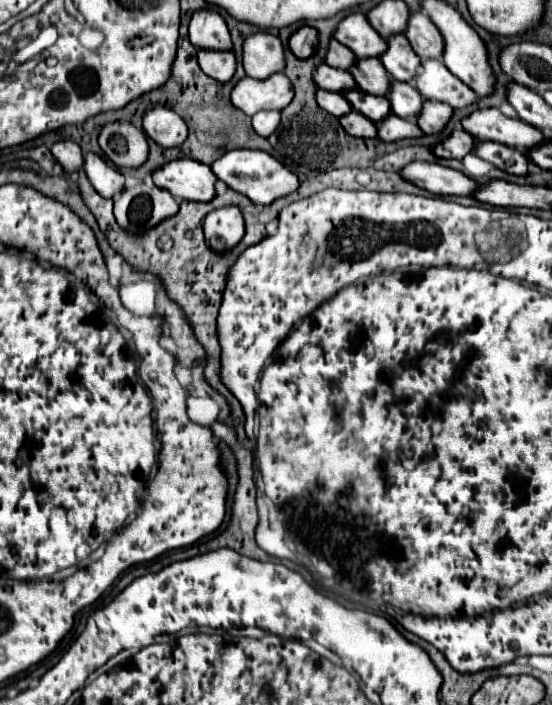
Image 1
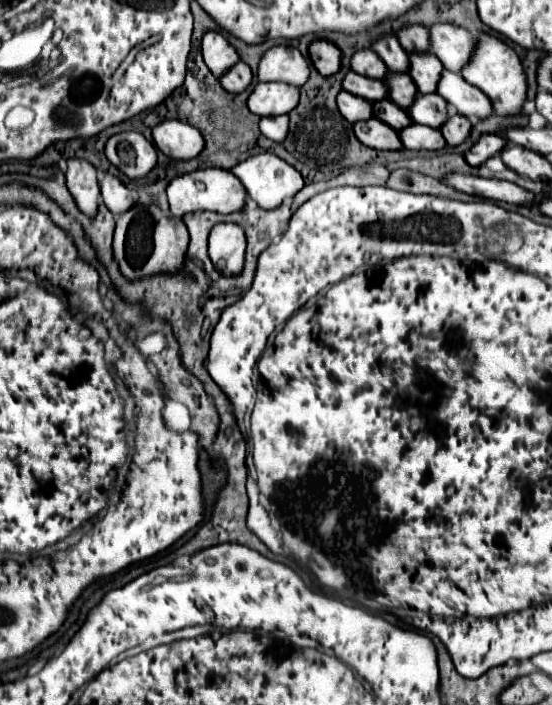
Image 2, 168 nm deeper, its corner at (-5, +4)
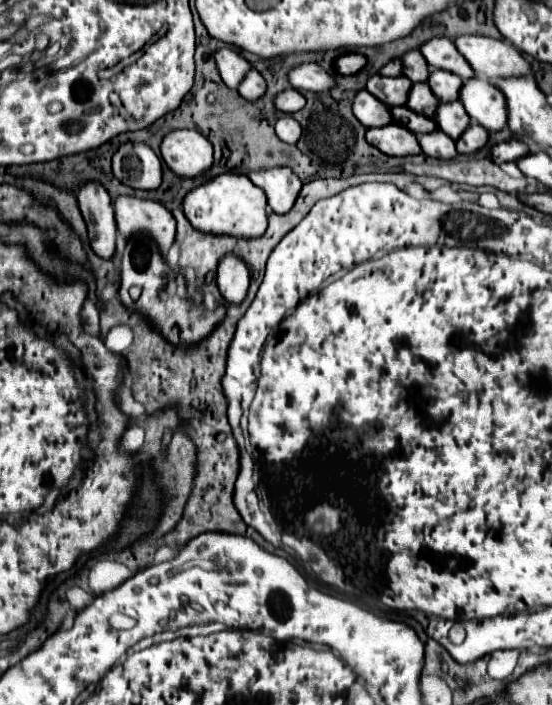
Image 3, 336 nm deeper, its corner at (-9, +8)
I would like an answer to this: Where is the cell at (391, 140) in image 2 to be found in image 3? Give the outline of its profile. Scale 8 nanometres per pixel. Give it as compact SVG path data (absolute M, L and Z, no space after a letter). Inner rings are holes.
M395 123L387 127L379 127L379 129L367 129L367 141L391 157L405 157L405 155L421 153L417 135L411 133L409 129L401 129Z

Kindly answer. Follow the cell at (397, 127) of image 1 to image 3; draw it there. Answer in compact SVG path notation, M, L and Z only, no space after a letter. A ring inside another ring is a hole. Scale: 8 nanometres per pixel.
M443 131L425 133L423 137L417 137L417 139L419 139L419 145L421 145L423 153L429 155L429 157L437 157L437 159L453 159L453 157L457 157L455 141L451 137L447 137Z

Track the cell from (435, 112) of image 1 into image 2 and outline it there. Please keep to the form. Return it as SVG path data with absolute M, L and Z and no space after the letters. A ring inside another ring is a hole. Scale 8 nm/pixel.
M455 113L455 115L451 115L451 117L441 125L439 131L443 133L443 137L445 137L445 141L447 141L449 145L459 145L459 143L463 143L465 137L469 135L469 129L471 129L469 119L463 117L463 115L459 115L459 113Z

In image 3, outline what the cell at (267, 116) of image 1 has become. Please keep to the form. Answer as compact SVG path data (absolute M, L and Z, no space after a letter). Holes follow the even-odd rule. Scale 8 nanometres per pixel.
M281 117L275 125L275 131L277 131L277 137L285 143L297 143L299 137L301 137L301 125L293 119L293 117Z

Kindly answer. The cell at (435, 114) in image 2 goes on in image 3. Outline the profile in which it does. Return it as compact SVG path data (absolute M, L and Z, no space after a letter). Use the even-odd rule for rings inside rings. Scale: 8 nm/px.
M459 101L453 103L441 103L435 115L435 123L439 125L439 129L443 133L447 133L451 139L459 139L459 135L463 135L463 131L469 127L471 117L467 117L467 111L463 109L463 105Z

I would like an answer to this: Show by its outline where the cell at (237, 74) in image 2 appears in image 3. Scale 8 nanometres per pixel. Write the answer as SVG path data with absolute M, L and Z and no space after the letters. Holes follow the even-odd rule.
M251 69L251 73L247 73L247 77L243 79L243 83L239 85L237 91L247 101L259 101L265 95L267 85L265 85L265 79L255 69Z

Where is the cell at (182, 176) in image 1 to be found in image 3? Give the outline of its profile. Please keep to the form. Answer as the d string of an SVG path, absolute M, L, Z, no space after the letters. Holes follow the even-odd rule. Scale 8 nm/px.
M225 173L193 189L183 201L183 211L191 225L201 233L253 239L261 237L267 231L267 195L263 193L263 189L253 185L247 175Z

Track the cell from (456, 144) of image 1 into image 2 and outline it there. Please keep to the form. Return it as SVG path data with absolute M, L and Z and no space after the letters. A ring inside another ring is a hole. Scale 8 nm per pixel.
M485 133L485 135L479 137L479 141L469 151L463 153L463 157L465 157L465 161L469 165L479 167L485 159L497 155L499 149L503 149L503 147L505 147L505 139L503 137L493 135L493 133Z

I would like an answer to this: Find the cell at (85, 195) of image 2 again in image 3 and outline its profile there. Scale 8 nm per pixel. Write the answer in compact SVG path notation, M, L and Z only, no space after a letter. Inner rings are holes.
M91 183L83 185L83 189L77 191L77 201L89 229L91 249L101 259L111 259L117 247L115 243L117 223L113 217L113 205L109 193L101 185Z

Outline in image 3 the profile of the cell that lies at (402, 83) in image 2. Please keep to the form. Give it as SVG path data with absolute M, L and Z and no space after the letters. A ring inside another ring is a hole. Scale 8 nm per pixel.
M427 83L423 85L413 85L411 87L411 93L409 93L409 101L407 101L407 107L415 113L421 113L429 119L435 117L435 111L439 107L439 99L431 93L431 87Z

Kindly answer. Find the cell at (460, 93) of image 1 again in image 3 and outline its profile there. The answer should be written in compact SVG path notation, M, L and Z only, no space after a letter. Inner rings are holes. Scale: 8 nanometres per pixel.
M481 79L465 81L459 101L467 109L469 117L487 131L501 131L507 127L507 101L501 89L493 83Z

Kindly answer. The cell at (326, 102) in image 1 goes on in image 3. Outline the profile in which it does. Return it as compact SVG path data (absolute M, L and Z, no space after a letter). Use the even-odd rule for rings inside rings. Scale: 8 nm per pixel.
M359 91L353 101L353 113L365 127L385 127L391 123L391 109L369 91Z

